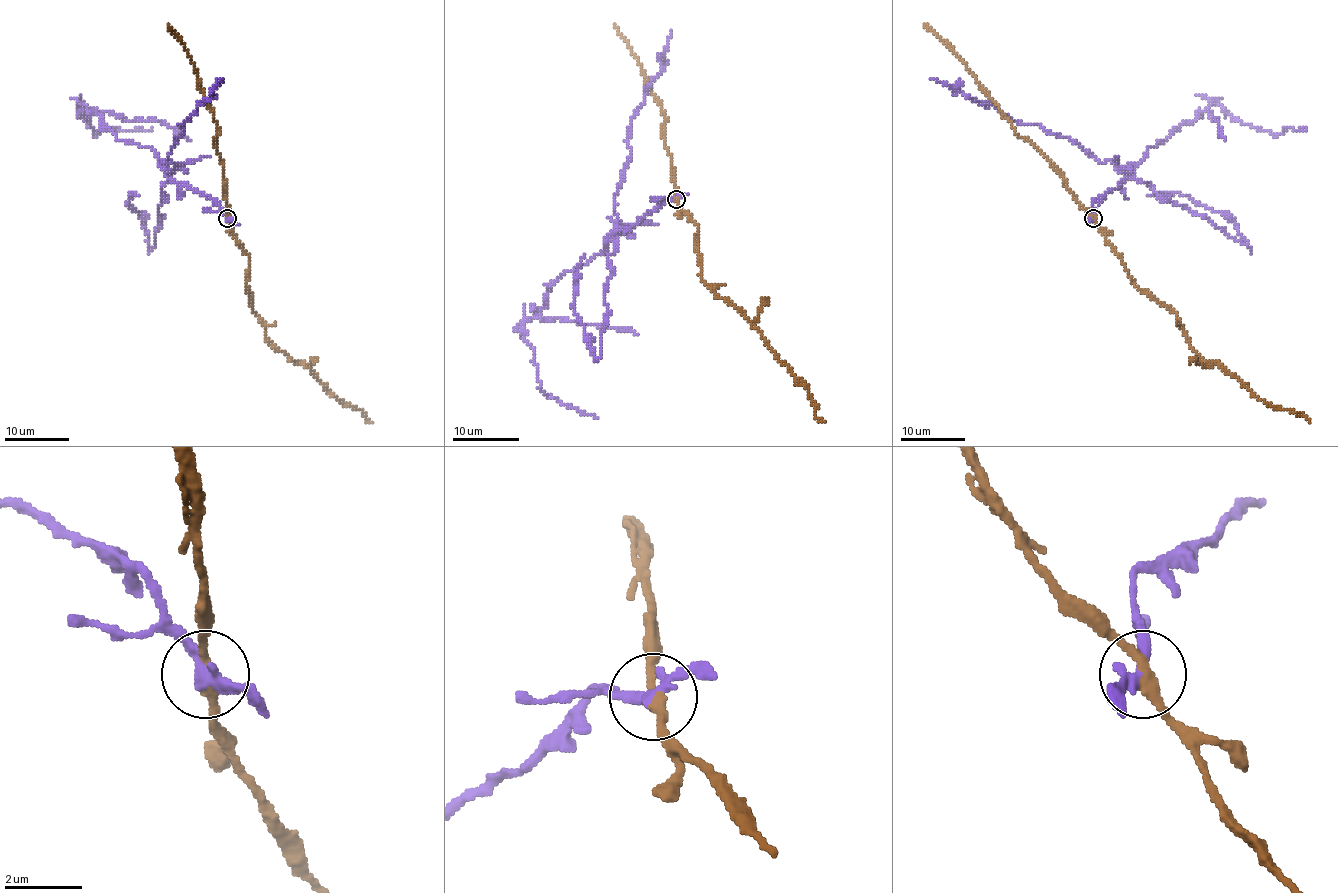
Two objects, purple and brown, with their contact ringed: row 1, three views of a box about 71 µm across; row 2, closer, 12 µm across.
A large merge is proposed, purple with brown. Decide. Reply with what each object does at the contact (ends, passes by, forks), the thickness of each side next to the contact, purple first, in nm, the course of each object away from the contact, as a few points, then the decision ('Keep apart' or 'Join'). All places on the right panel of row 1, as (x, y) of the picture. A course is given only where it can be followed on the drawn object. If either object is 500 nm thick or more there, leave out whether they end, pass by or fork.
At the ring purple passes by. At the ring brown passes by. Thickness 300 nm (purple) against 280 nm. Course of purple: (1093, 219), (1091, 203), (1121, 183), (1148, 148), (1214, 102), (1244, 123), (1278, 135), (1291, 128), (1307, 130). Course of brown: (1093, 219), (1119, 254), (1129, 277), (1176, 314), (1189, 345), (1203, 360), (1216, 361), (1257, 397), (1310, 421). Keep apart

